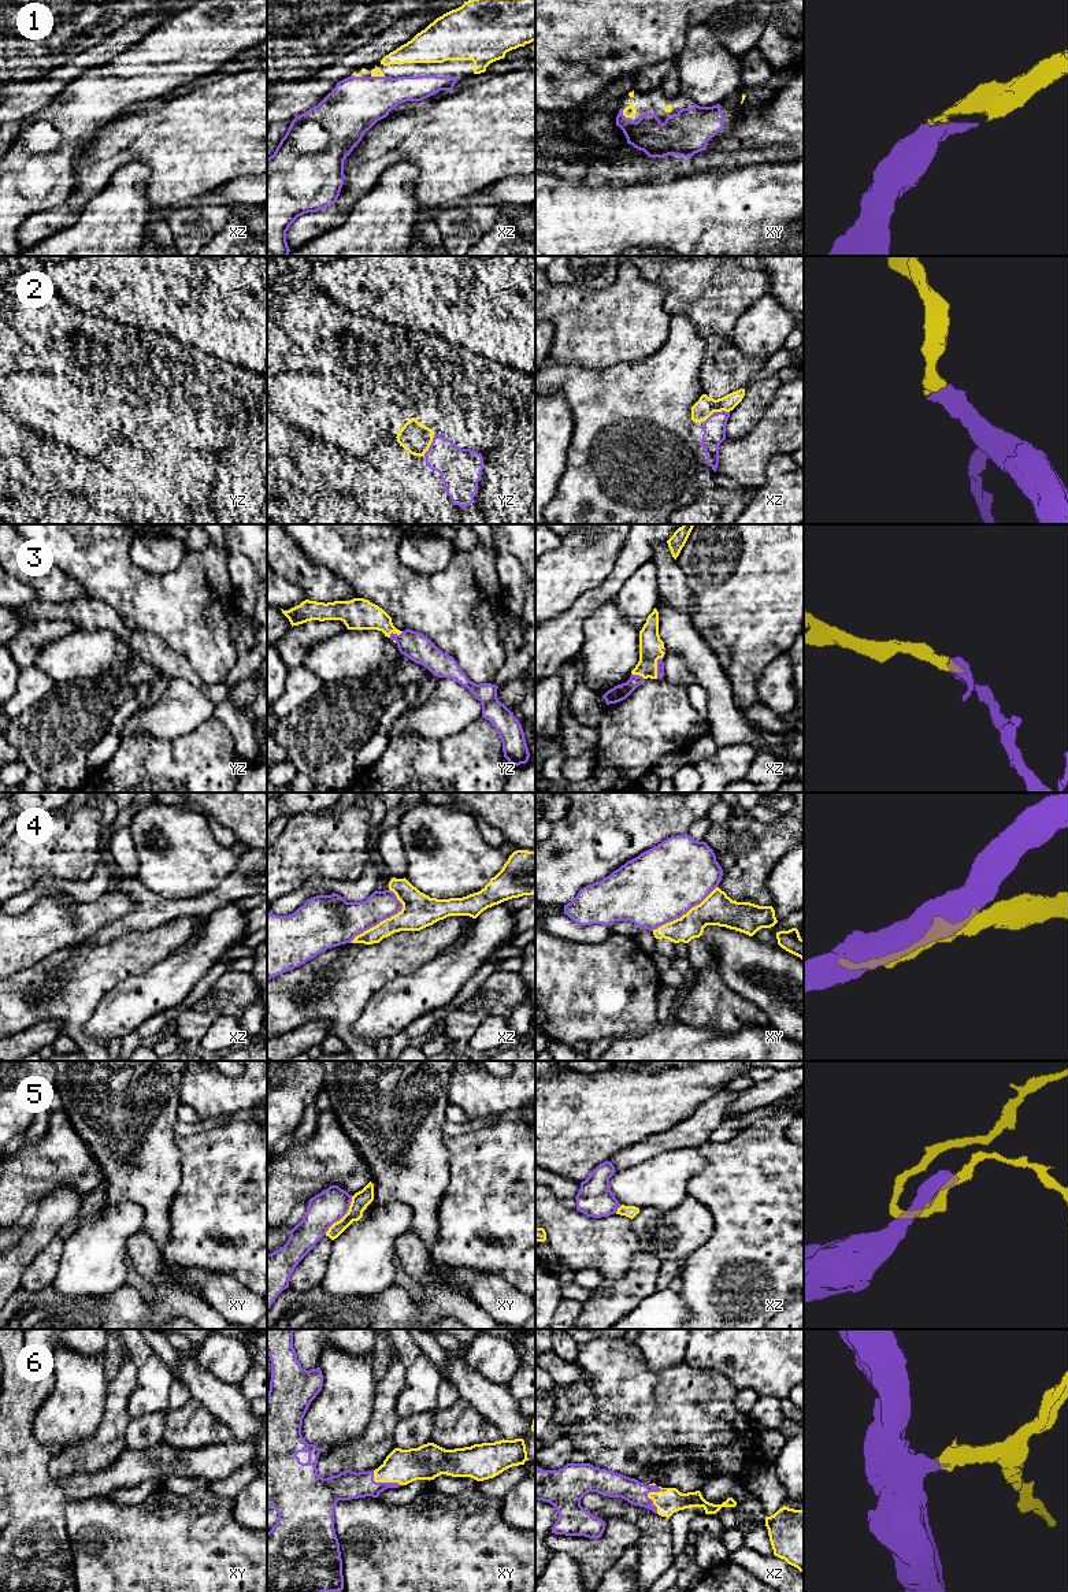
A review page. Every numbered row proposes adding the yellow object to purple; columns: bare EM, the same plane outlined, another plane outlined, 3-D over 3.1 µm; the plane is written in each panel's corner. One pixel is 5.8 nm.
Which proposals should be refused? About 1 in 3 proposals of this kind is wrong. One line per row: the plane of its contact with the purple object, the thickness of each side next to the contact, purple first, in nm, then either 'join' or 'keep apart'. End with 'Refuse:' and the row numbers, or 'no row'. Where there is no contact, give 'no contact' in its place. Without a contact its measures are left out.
1: meets purple in xy; 200 nm thick on the purple side, 70 nm on the other; join
2: meets purple in xz; 130 nm thick on the purple side, 110 nm on the other; join
3: meets purple in xz; 50 nm thick on the purple side, 140 nm on the other; join
4: meets purple in xz; 220 nm thick on the purple side, 200 nm on the other; keep apart
5: meets purple in xy; 200 nm thick on the purple side, 100 nm on the other; keep apart
6: meets purple in xz; 150 nm thick on the purple side, 140 nm on the other; join
Refuse: 4, 5

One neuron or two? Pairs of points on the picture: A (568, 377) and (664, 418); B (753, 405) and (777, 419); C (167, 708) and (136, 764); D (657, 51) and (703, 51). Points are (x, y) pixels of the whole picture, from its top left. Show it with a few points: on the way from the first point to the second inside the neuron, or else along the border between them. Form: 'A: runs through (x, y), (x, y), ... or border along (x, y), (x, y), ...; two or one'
A: runs through (592, 394), (625, 418), (641, 418); one
B: border along (781, 383), (759, 423), (744, 437); two
C: border along (185, 735), (174, 738), (133, 735), (121, 742); two
D: border along (700, 23), (688, 32), (685, 47), (672, 63); two

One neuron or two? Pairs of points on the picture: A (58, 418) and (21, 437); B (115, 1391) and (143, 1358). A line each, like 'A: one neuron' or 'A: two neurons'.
A: two neurons
B: two neurons

